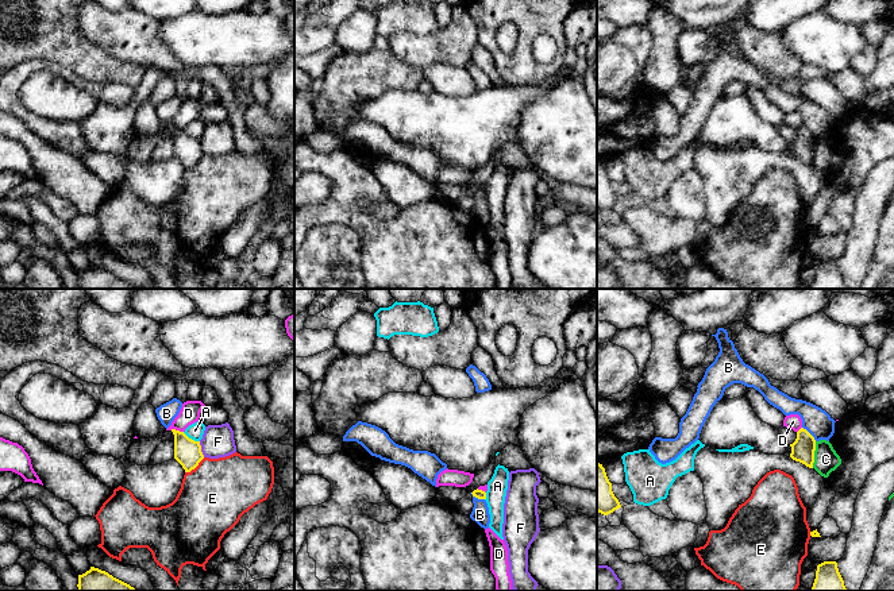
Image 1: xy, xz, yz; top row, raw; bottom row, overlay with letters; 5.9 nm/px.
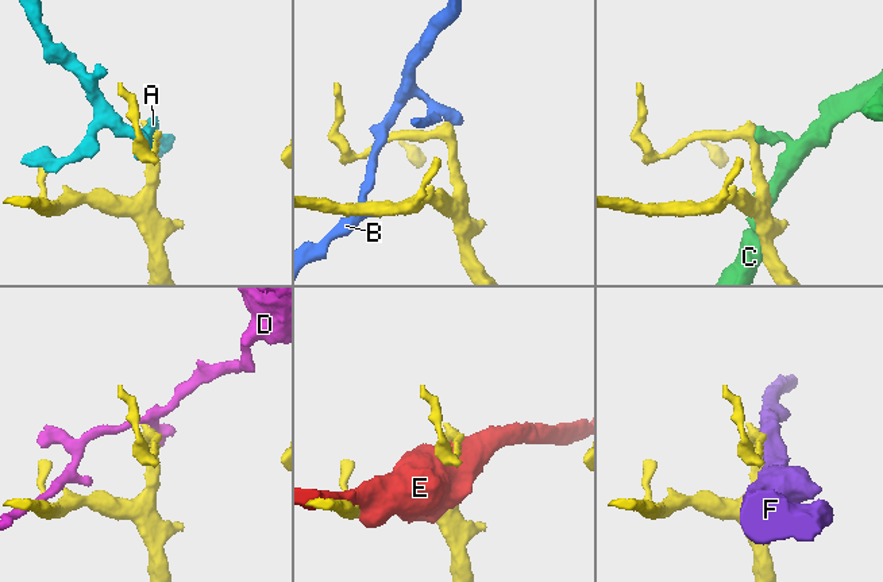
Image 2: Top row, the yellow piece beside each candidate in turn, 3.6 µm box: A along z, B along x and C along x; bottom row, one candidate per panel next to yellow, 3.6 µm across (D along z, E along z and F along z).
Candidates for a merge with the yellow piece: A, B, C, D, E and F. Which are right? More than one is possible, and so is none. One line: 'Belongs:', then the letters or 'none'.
Belongs: none

